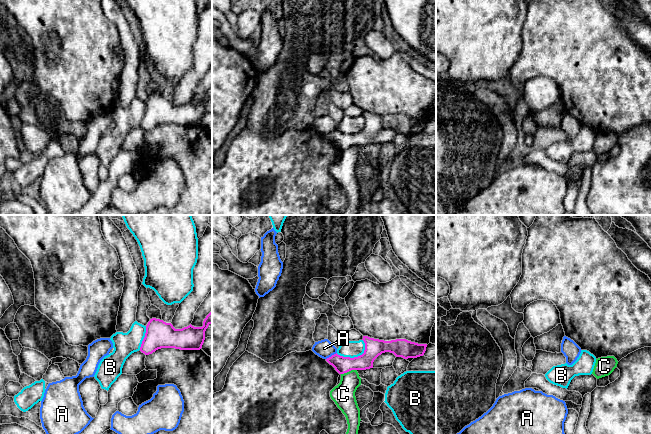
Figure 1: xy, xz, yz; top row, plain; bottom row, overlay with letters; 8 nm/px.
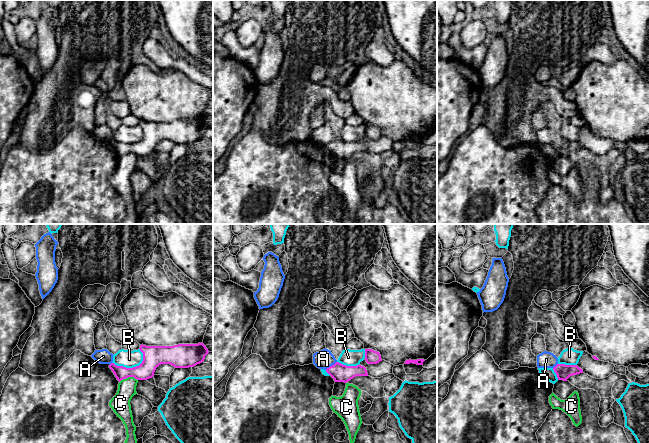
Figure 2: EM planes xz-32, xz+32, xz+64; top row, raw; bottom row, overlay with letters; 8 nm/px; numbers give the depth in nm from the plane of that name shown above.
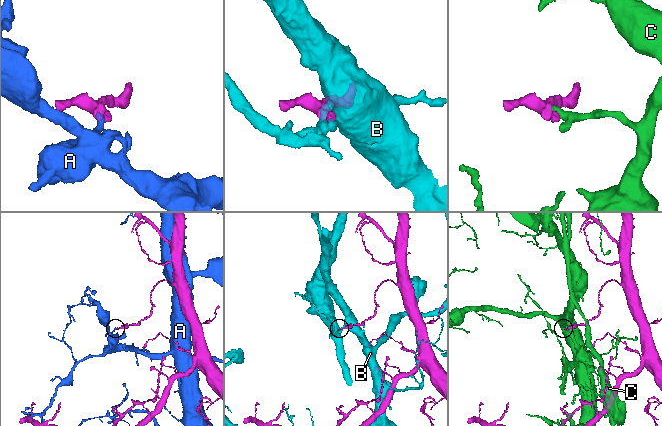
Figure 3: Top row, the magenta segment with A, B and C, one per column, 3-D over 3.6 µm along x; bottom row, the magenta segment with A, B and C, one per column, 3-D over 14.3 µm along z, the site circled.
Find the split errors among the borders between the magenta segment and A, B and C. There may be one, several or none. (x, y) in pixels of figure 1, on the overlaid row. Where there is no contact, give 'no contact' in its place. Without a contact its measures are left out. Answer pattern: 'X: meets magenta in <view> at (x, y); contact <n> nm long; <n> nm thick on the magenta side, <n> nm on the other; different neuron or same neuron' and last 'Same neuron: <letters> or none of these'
A: meets magenta in xz at (332, 355); contact 110 nm long; 130 nm thick on the magenta side, 140 nm on the other; different neuron
B: meets magenta in xz at (354, 357); contact 260 nm long; 140 nm thick on the magenta side, 130 nm on the other; different neuron
C: meets magenta in xz at (348, 371); contact 130 nm long; 130 nm thick on the magenta side, 180 nm on the other; different neuron
Same neuron: none of these

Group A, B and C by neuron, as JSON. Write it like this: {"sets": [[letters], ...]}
{"sets": [["A"], ["B"], ["C"]]}

